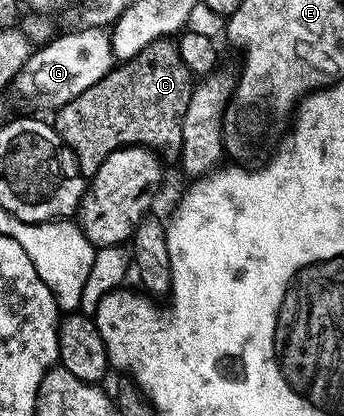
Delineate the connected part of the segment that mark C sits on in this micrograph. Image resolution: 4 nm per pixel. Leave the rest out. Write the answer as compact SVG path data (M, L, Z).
M161 39L144 47L137 57L115 64L94 86L58 109L58 118L53 118L52 124L76 155L87 179L117 149L141 147L157 151L163 158L177 158L182 151L182 120L186 118L194 87L177 44Z

